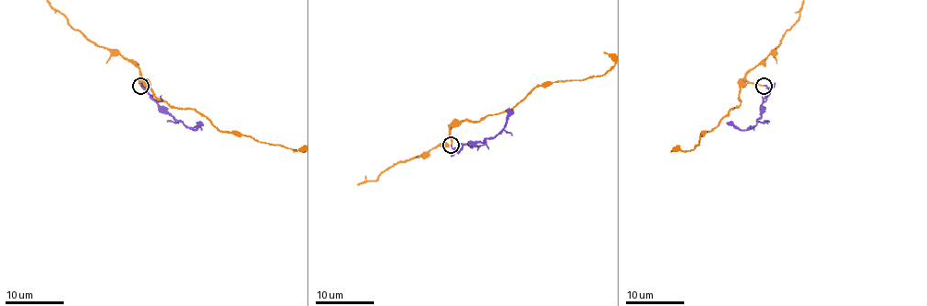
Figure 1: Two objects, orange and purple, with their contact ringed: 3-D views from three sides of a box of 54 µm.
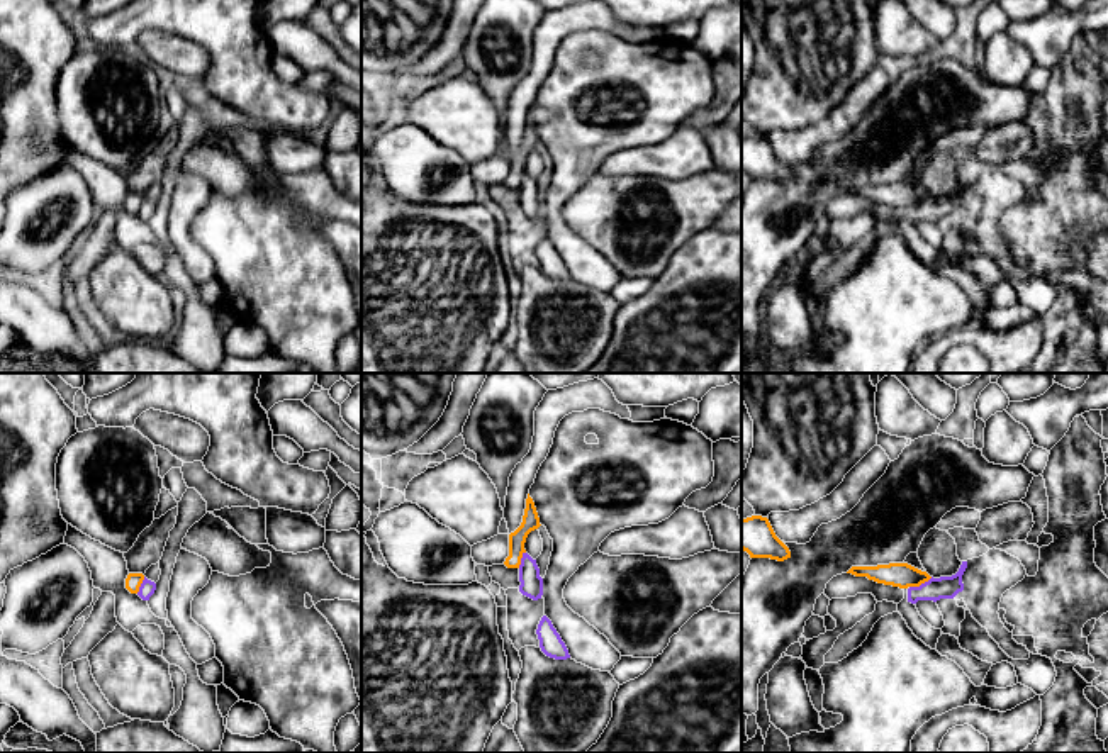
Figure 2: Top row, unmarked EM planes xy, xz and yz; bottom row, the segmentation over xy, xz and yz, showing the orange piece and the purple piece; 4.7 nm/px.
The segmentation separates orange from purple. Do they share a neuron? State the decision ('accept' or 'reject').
reject

